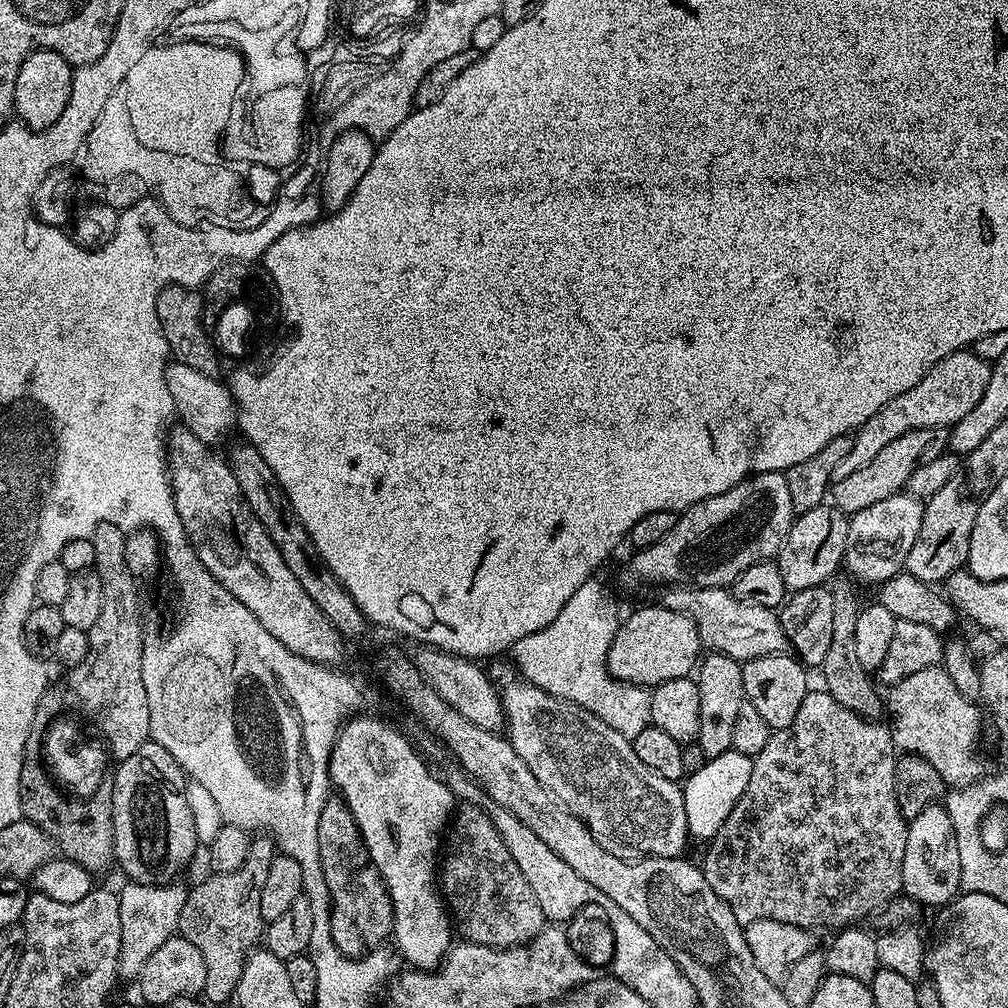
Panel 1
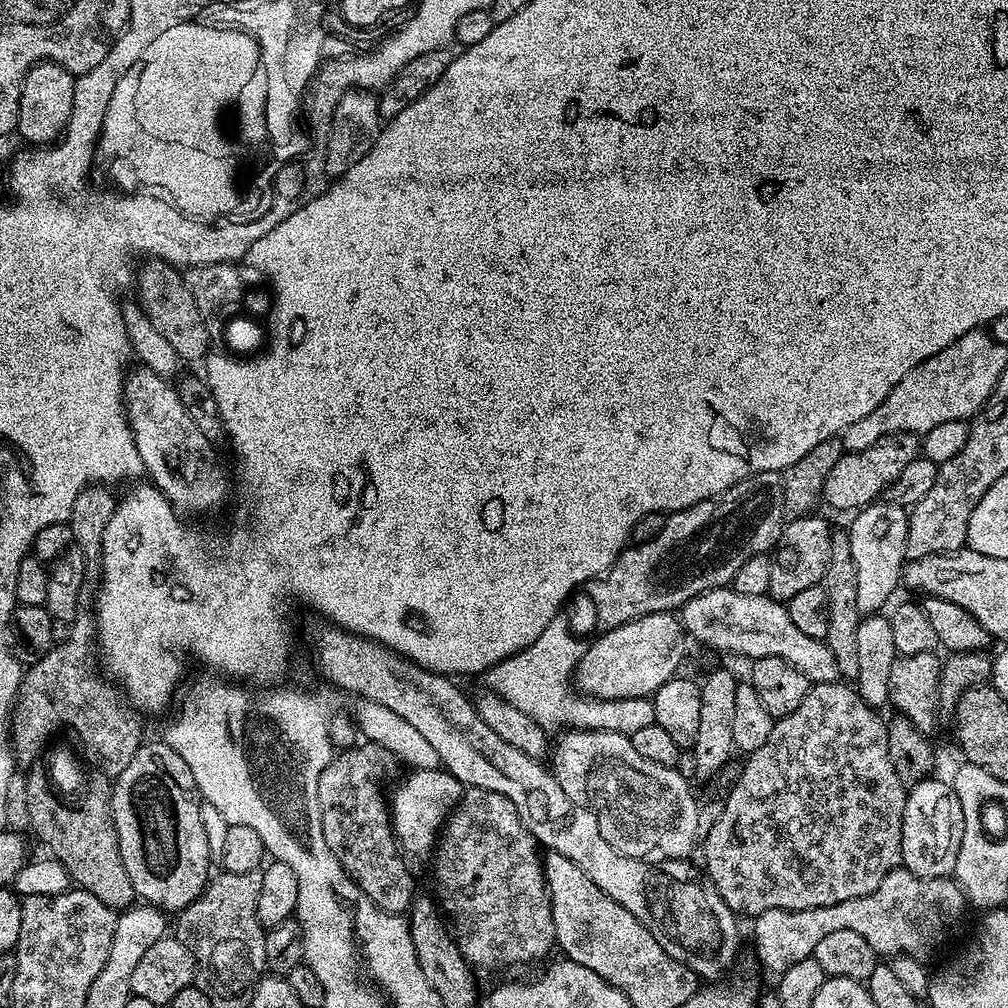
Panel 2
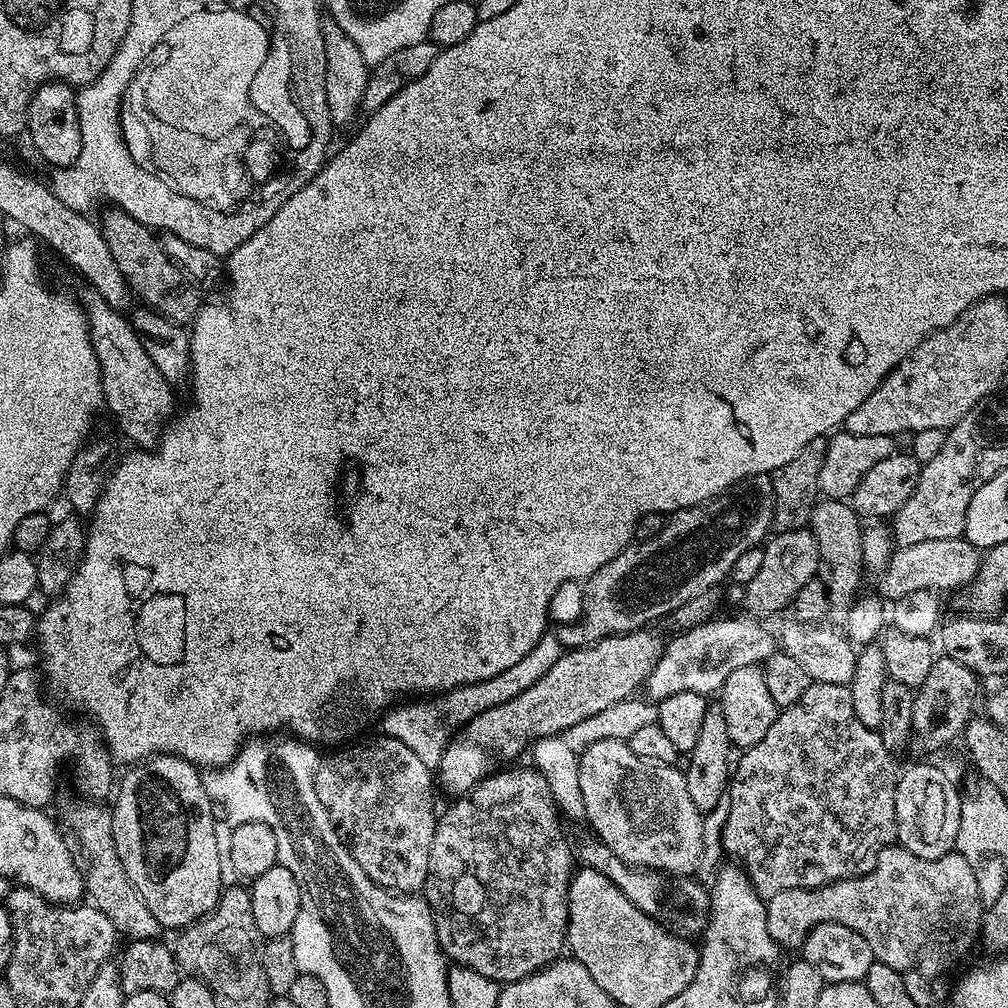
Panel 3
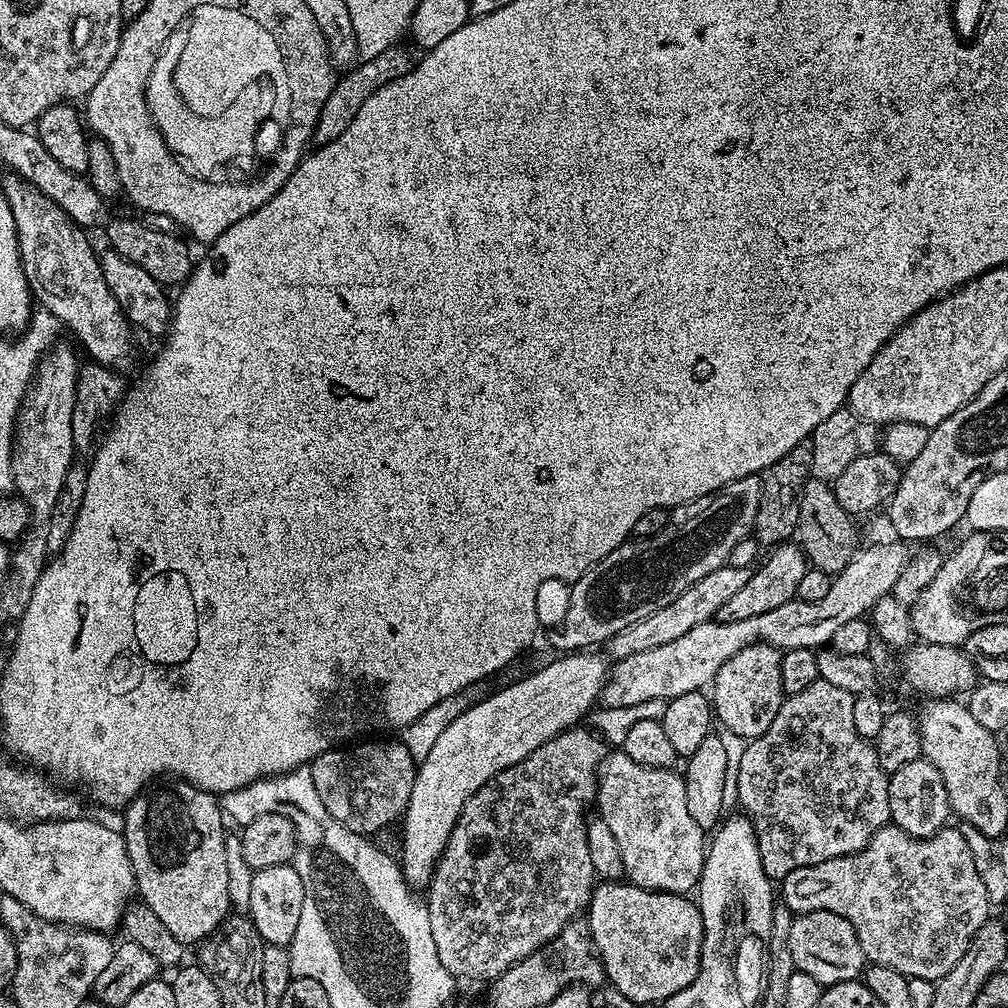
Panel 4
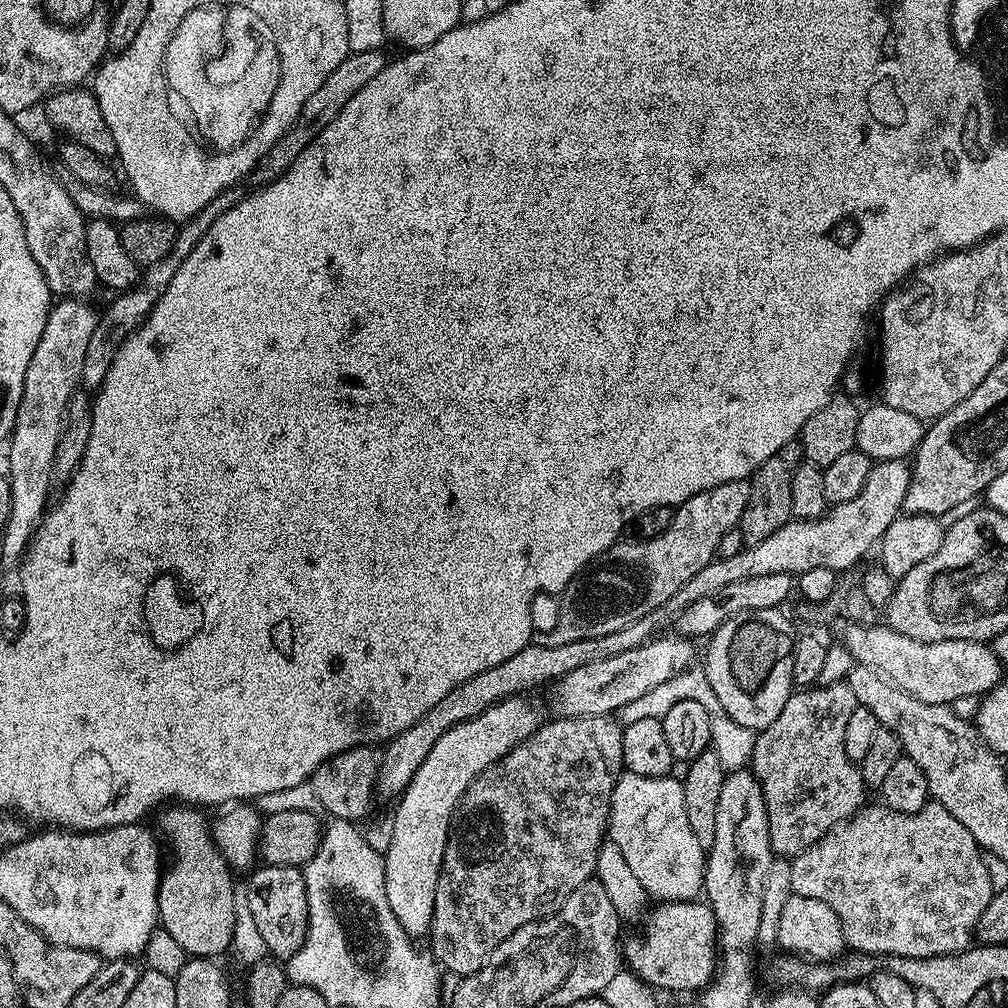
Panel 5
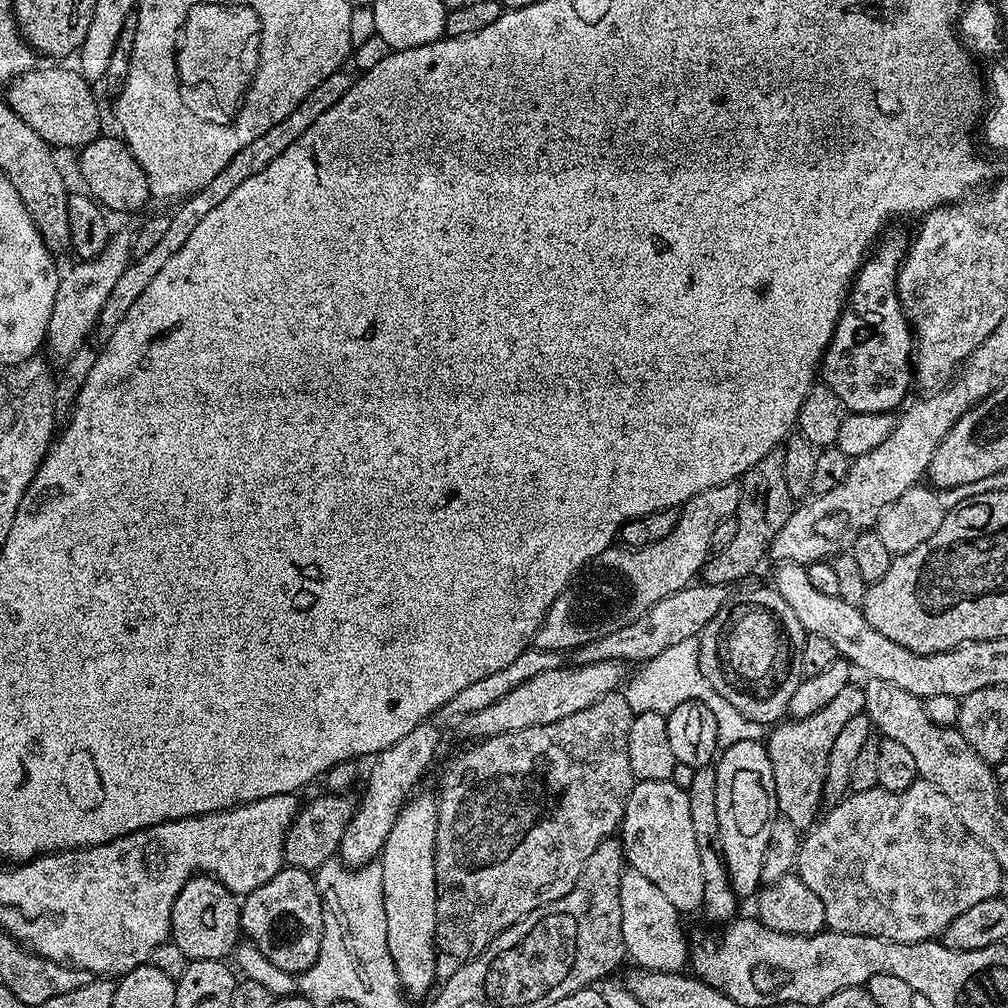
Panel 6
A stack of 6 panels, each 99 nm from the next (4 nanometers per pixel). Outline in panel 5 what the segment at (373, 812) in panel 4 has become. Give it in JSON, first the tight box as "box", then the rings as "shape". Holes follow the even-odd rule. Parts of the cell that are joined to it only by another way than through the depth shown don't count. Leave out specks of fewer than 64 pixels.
{"box":[311,744,384,822],"shape":[[[359,744],[356,748],[342,754],[334,754],[311,778],[311,786],[316,795],[316,803],[325,808],[329,817],[338,820],[360,822],[360,819],[372,808],[372,799],[377,799],[376,783],[384,758],[383,751],[371,744]]]}

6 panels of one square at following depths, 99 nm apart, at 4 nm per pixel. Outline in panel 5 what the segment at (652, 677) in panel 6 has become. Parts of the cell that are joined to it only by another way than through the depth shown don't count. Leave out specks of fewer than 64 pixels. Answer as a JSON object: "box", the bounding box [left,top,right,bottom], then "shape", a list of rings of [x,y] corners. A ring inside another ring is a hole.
{"box":[618,667,757,773],"shape":[[[689,667],[687,670],[679,672],[674,678],[662,682],[662,686],[654,686],[654,690],[646,690],[646,694],[642,694],[642,698],[634,698],[634,702],[620,708],[618,719],[621,725],[639,722],[641,718],[663,720],[666,714],[670,714],[670,706],[678,706],[678,702],[683,700],[702,702],[702,706],[706,706],[712,723],[714,750],[718,754],[718,762],[722,762],[725,773],[741,771],[751,761],[757,733],[746,726],[738,726],[738,722],[734,722],[734,718],[730,718],[730,714],[726,714],[726,710],[722,710],[722,702],[718,702],[718,694],[714,694],[714,690],[710,690],[710,682],[706,678],[703,667]]]}

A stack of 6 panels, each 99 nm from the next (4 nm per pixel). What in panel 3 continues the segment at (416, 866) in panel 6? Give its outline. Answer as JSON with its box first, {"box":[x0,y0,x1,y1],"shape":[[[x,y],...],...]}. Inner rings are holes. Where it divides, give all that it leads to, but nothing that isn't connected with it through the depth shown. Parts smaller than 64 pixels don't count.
{"box":[438,630,665,798],"shape":[[[652,630],[607,636],[583,648],[565,651],[558,662],[554,662],[534,686],[518,694],[518,698],[510,698],[510,702],[502,702],[502,706],[494,706],[463,725],[461,732],[464,733],[444,749],[438,769],[439,787],[441,784],[456,798],[463,797],[489,775],[488,756],[512,760],[524,747],[525,751],[530,742],[567,733],[576,728],[578,722],[602,714],[602,710],[614,706],[614,702],[635,697],[639,693],[636,691],[645,687],[648,676],[664,652],[665,641],[648,631]]]}

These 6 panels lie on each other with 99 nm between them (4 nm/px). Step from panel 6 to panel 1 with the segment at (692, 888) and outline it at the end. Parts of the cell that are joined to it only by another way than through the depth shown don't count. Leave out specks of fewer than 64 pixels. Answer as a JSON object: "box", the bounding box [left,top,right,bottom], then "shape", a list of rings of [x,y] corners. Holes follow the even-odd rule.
{"box":[499,678,690,860],"shape":[[[523,678],[515,679],[516,680],[506,681],[504,688],[502,684],[502,687],[499,689],[500,702],[504,706],[506,738],[514,746],[518,758],[522,758],[522,762],[526,762],[526,766],[530,766],[534,778],[538,778],[538,782],[542,782],[545,788],[547,788],[569,812],[572,812],[588,827],[590,834],[594,834],[598,846],[602,846],[602,850],[606,850],[610,854],[614,854],[623,860],[642,860],[649,856],[679,857],[681,853],[683,853],[680,851],[682,851],[687,844],[690,844],[683,787],[681,787],[677,781],[671,780],[670,778],[662,778],[662,774],[650,770],[650,766],[646,766],[646,762],[642,762],[642,758],[638,758],[638,754],[634,754],[631,740],[626,739],[622,734],[618,734],[618,730],[606,726],[606,722],[602,722],[590,710],[586,710],[582,706],[571,704],[565,700],[559,700],[557,696],[546,694],[546,690],[542,690],[538,686],[528,683],[528,681]]]}

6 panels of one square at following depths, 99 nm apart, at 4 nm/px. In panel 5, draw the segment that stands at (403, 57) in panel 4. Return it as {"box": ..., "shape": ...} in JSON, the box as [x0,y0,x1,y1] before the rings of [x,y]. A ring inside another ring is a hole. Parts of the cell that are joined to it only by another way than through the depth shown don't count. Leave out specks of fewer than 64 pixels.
{"box":[254,50,386,185],"shape":[[[380,50],[349,52],[346,59],[338,66],[338,70],[334,70],[334,74],[330,74],[330,78],[326,78],[326,82],[322,82],[322,86],[318,86],[318,90],[314,90],[314,94],[310,94],[310,98],[302,106],[298,118],[285,136],[264,155],[254,172],[257,185],[271,184],[282,173],[287,172],[291,164],[296,163],[298,154],[304,153],[309,148],[310,142],[314,142],[314,138],[318,138],[329,128],[330,122],[336,121],[342,115],[346,102],[350,102],[350,98],[354,98],[354,94],[358,94],[358,90],[362,90],[362,86],[366,86],[366,82],[370,82],[370,78],[376,77],[378,70],[384,68],[386,63],[384,54]]]}

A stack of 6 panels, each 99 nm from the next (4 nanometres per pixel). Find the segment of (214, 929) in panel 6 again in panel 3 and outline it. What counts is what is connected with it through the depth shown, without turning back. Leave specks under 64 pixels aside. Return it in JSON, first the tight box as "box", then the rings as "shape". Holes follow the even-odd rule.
{"box":[110,754,225,930],"shape":[[[161,754],[141,760],[125,772],[128,773],[124,781],[122,776],[114,792],[116,805],[110,808],[112,837],[120,864],[126,870],[126,878],[138,886],[138,894],[146,898],[146,906],[150,906],[150,914],[158,918],[161,929],[183,930],[214,910],[225,887],[215,834],[218,816],[204,789],[201,769],[181,756]]]}

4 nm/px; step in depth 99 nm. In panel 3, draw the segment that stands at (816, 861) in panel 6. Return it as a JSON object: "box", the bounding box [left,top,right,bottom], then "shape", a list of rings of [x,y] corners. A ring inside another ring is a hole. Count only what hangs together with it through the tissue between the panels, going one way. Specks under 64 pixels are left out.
{"box":[766,846,982,978],"shape":[[[899,846],[883,848],[876,865],[865,876],[835,880],[820,888],[782,890],[782,894],[767,897],[766,903],[770,938],[774,938],[781,949],[799,949],[814,926],[838,922],[842,926],[850,926],[854,934],[862,934],[879,963],[902,973],[921,972],[929,978],[937,978],[950,971],[971,950],[972,943],[977,943],[982,915],[978,881],[974,878],[974,870],[970,870],[970,862],[966,862],[960,852],[953,850],[937,860],[927,860]]]}

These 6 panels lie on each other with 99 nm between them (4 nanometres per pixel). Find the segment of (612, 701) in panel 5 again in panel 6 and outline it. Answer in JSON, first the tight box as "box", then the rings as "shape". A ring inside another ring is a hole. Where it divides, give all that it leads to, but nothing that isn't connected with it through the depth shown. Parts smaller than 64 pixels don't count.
{"box":[458,660,626,738],"shape":[[[619,660],[579,664],[571,667],[561,666],[554,670],[546,670],[546,674],[534,674],[534,678],[522,682],[522,686],[514,686],[514,690],[510,690],[510,694],[502,694],[502,698],[498,698],[498,702],[494,702],[492,706],[486,706],[484,710],[478,710],[469,716],[462,716],[458,723],[458,729],[464,736],[487,738],[503,732],[526,730],[530,726],[546,726],[550,722],[570,718],[570,714],[578,714],[578,710],[586,710],[586,706],[594,706],[594,702],[598,702],[606,694],[617,691],[626,680],[625,665]]]}

